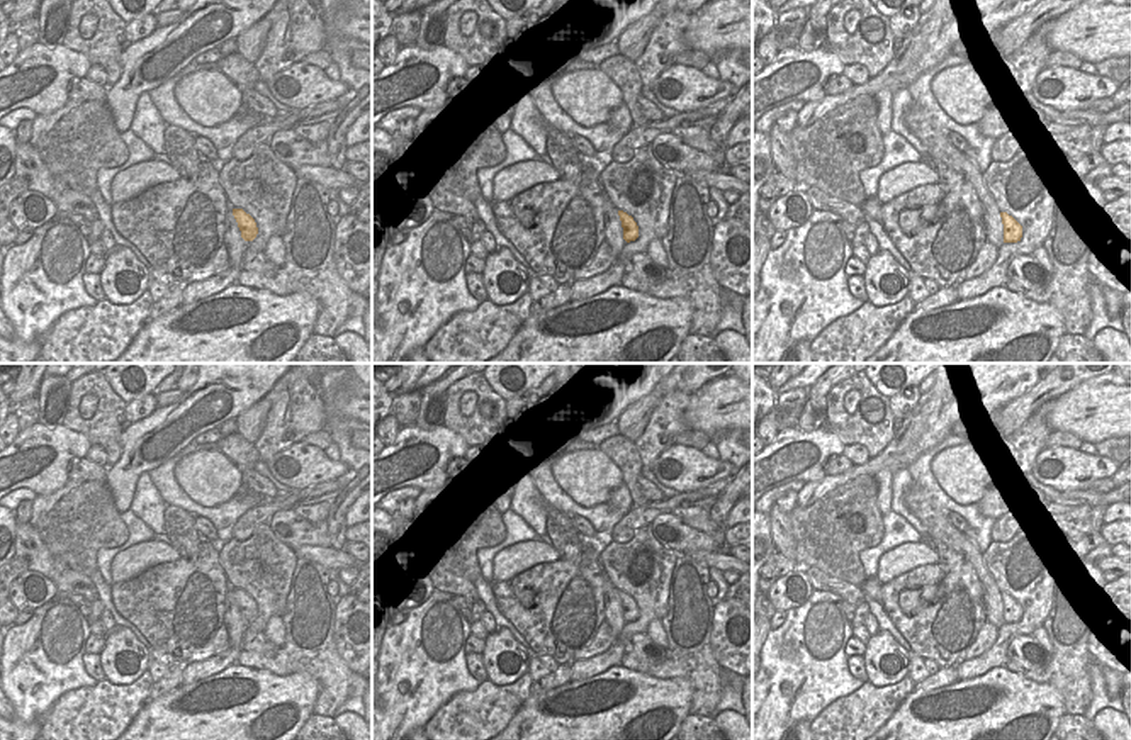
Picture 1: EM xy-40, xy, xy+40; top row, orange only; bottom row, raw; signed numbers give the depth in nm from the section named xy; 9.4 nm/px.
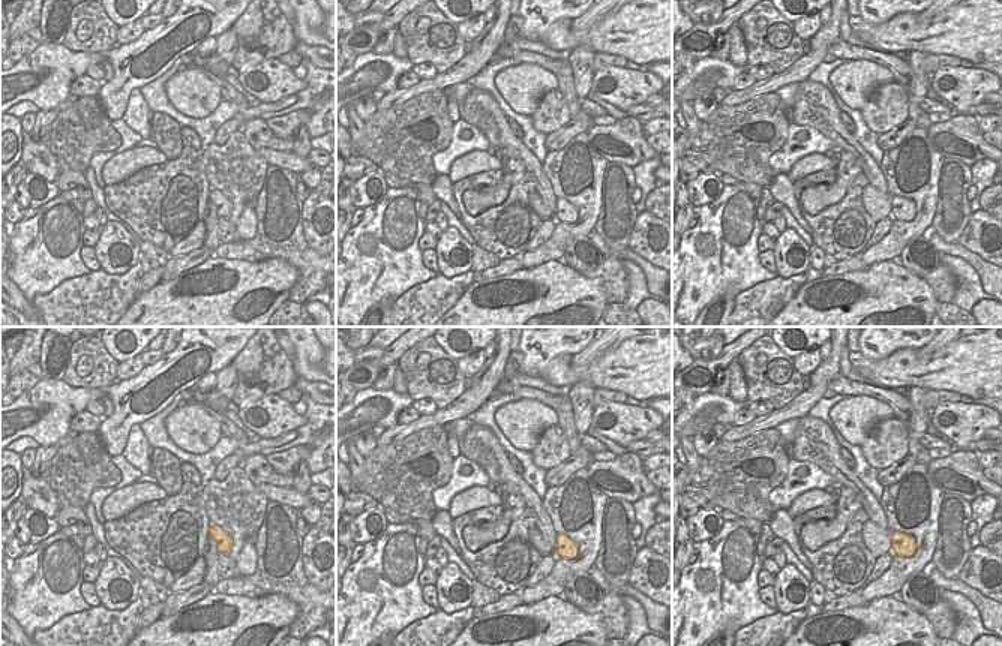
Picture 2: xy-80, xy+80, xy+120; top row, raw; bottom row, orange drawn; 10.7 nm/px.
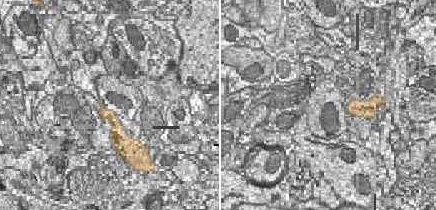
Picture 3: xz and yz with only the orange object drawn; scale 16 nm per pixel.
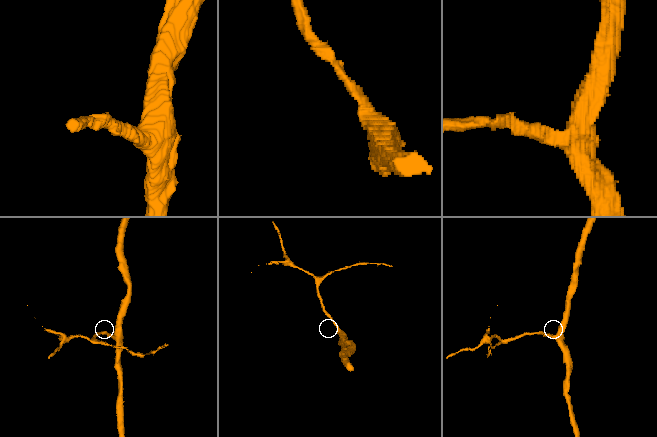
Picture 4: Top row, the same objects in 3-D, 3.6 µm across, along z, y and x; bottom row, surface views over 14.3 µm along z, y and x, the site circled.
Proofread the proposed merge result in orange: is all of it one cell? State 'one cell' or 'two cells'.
one cell

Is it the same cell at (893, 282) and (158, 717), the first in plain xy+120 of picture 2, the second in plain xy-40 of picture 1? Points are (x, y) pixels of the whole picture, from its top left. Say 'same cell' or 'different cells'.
same cell

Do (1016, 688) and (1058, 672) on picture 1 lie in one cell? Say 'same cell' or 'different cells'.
different cells

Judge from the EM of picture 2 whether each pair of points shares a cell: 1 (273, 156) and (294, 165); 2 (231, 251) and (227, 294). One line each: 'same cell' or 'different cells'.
1: same cell
2: different cells

